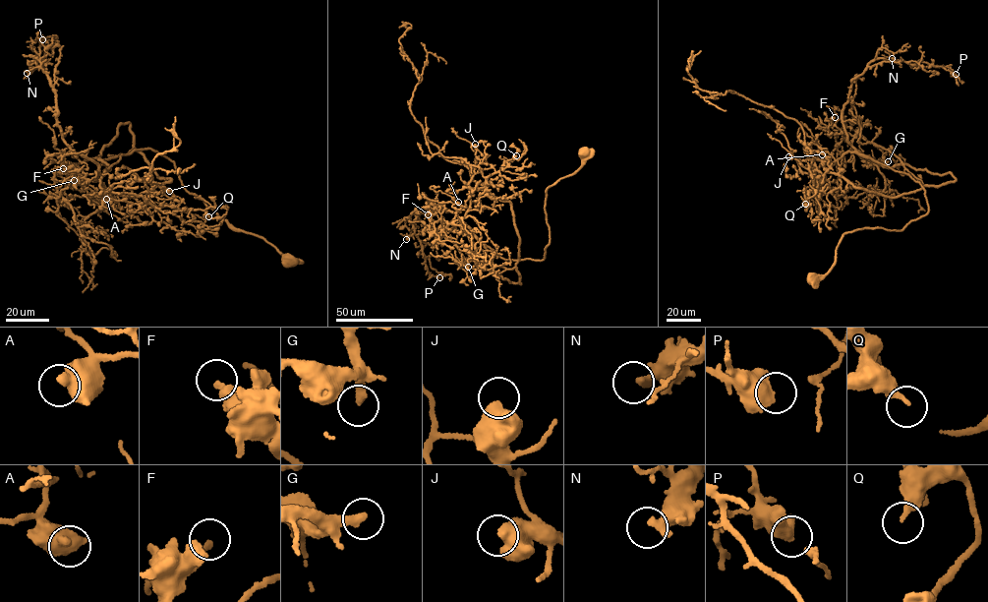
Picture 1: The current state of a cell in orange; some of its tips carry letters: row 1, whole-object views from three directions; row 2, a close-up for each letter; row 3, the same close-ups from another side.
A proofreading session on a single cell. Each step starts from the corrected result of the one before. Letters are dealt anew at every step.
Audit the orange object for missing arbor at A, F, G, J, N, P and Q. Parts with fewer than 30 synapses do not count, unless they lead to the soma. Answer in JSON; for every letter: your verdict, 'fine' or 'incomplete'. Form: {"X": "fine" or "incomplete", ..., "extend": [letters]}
{"A": "fine", "F": "fine", "G": "incomplete", "J": "fine", "N": "fine", "P": "fine", "Q": "fine", "extend": ["G"]}

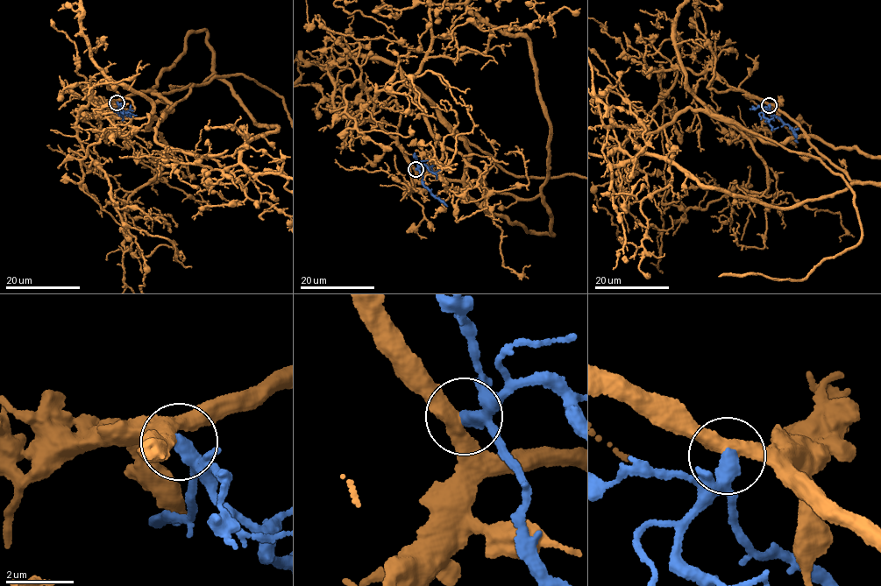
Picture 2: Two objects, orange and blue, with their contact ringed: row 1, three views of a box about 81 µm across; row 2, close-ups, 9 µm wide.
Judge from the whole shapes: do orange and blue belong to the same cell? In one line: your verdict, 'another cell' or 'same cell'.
another cell

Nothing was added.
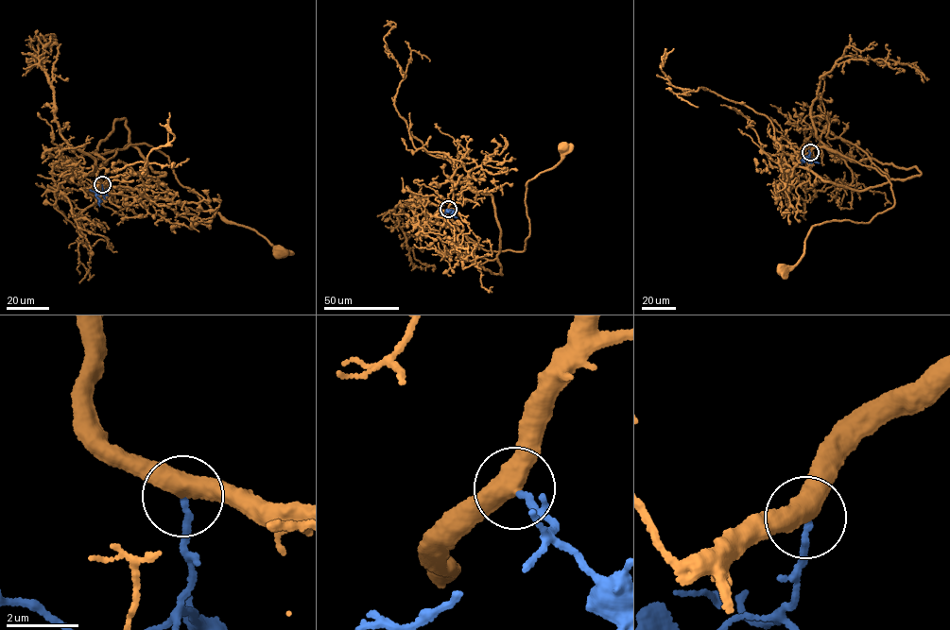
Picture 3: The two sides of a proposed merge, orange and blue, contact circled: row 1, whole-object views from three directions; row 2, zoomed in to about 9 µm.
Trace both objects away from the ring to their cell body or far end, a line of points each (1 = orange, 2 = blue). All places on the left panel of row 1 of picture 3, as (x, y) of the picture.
1: (102, 184), (100, 164), (118, 149), (146, 143), (168, 157), (178, 181), (214, 212), (249, 227), (280, 253)
2: (102, 185), (102, 190), (95, 195), (99, 206)

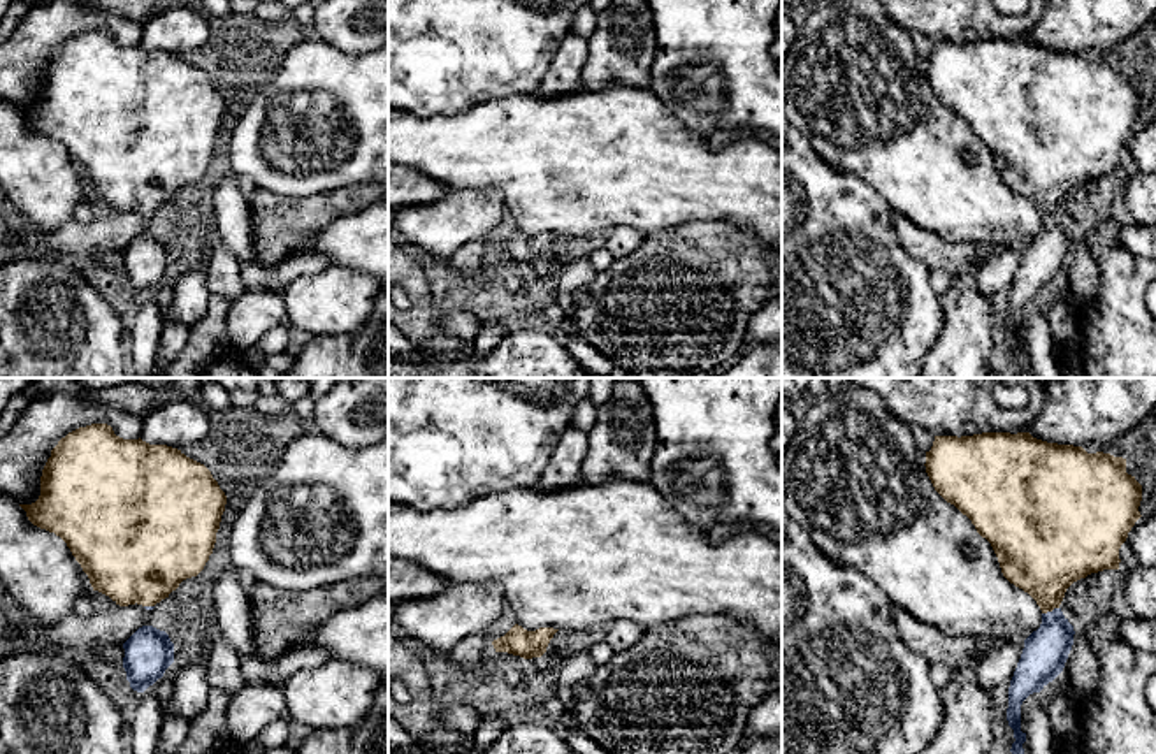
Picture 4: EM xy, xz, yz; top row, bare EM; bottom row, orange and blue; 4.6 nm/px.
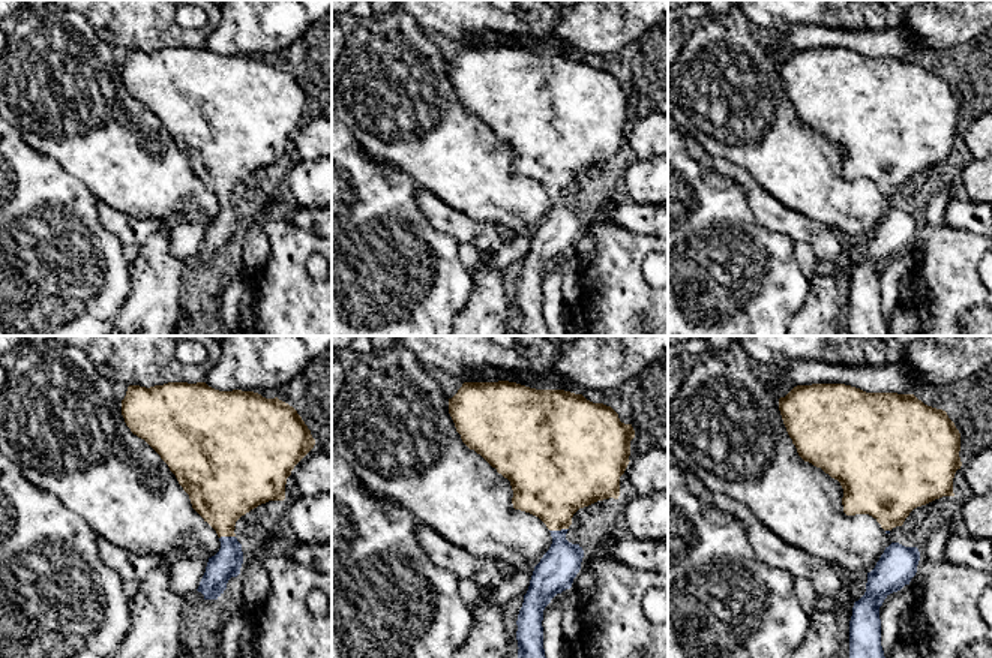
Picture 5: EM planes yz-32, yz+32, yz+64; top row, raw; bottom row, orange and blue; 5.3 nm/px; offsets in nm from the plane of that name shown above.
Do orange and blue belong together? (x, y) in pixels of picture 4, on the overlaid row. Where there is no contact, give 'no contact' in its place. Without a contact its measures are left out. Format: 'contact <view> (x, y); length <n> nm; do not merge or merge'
contact yz (1049, 610); length 90 nm; merge

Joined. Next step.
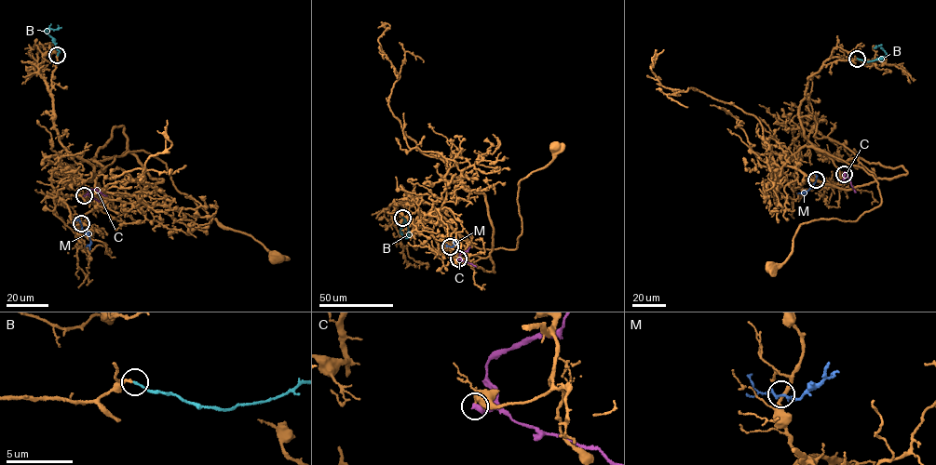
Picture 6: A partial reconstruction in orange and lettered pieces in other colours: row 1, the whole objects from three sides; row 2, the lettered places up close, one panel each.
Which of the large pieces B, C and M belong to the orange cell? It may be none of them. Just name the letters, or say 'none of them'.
B

